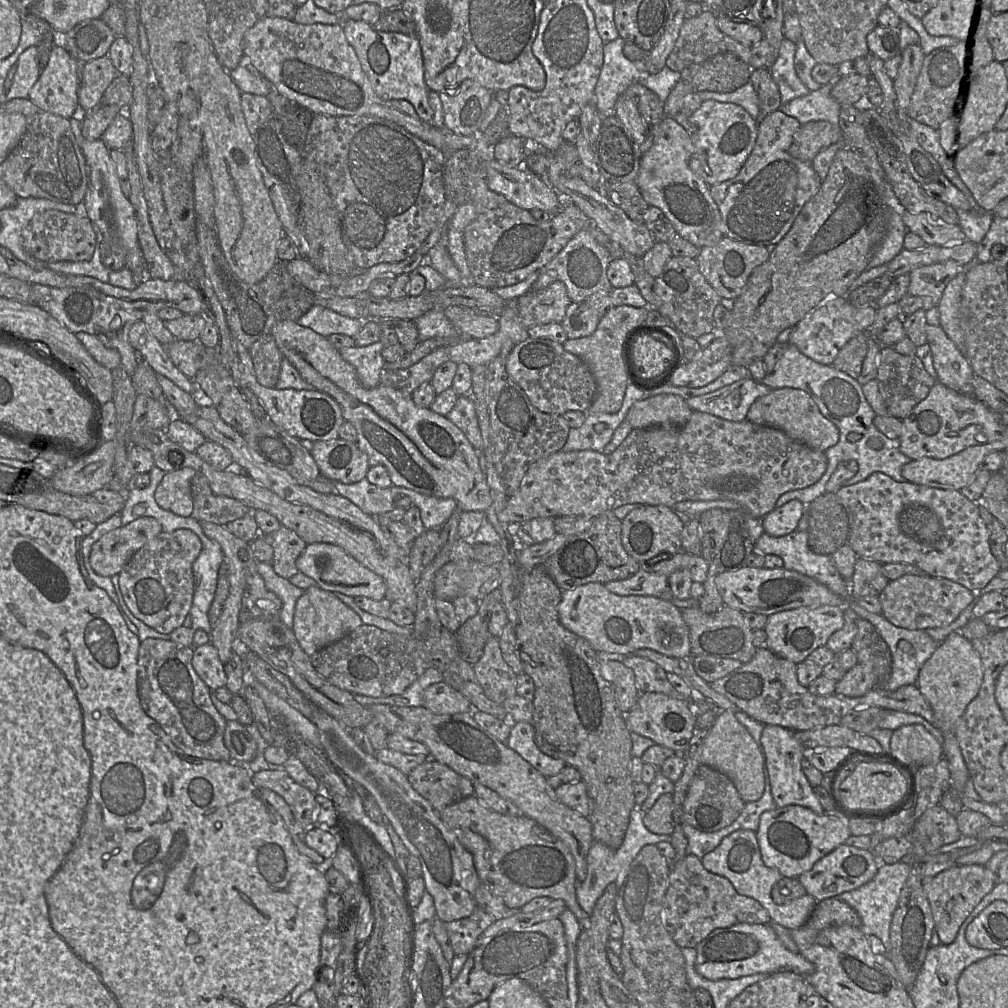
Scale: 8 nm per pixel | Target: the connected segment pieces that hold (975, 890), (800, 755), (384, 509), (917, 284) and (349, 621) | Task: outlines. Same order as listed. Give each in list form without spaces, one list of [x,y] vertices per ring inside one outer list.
[[[978,864],[956,865],[923,880],[923,889],[930,904],[934,929],[942,944],[949,945],[955,941],[962,923],[995,885],[991,872]]]
[[[765,725],[760,742],[770,778],[771,793],[777,807],[800,805],[819,815],[824,815],[826,811],[802,770],[801,762],[806,756],[807,750],[796,739],[795,731],[778,725]]]
[[[367,478],[352,484],[334,483],[338,495],[349,499],[371,516],[380,516],[395,508],[408,510],[413,505],[406,495],[407,492],[415,494],[415,491],[404,487],[393,485],[389,488],[380,488],[371,484]]]
[[[954,260],[921,266],[909,273],[908,293],[929,299],[929,306],[937,305],[948,283],[963,267]]]
[[[312,586],[298,599],[294,613],[293,632],[301,648],[308,656],[313,656],[325,646],[343,638],[363,625],[360,616],[343,603],[335,593],[321,587]]]

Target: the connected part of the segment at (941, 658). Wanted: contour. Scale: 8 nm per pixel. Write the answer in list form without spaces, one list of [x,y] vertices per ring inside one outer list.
[[[959,632],[949,634],[936,648],[920,670],[917,687],[930,704],[937,719],[937,729],[944,737],[944,758],[949,763],[951,789],[962,792],[970,779],[970,773],[963,758],[955,734],[957,721],[967,706],[979,693],[984,678],[980,656],[972,643]]]

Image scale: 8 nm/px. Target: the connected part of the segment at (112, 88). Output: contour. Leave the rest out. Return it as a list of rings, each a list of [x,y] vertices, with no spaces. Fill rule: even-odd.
[[[117,74],[97,105],[85,113],[81,131],[88,140],[101,139],[107,127],[119,113],[126,113],[132,99],[130,77]]]

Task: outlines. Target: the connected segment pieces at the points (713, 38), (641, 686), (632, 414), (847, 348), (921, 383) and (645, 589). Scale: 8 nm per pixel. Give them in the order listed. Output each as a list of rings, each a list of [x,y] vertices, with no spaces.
[[[705,8],[700,16],[683,22],[674,48],[666,60],[666,66],[673,71],[682,72],[690,65],[704,62],[724,52],[731,52],[750,65],[751,48],[721,32],[717,25],[717,16]]]
[[[634,654],[622,657],[622,662],[633,670],[636,687],[640,693],[657,692],[685,699],[674,689],[667,679],[667,673],[657,663]]]
[[[659,394],[635,402],[624,421],[633,429],[651,426],[682,427],[690,419],[693,410],[686,401],[675,394]]]
[[[862,332],[850,339],[840,350],[832,366],[857,379],[868,352],[869,332]]]
[[[882,346],[881,348],[876,380],[888,414],[900,420],[907,417],[912,409],[927,397],[937,382],[926,371],[922,361],[916,355],[900,354],[891,346]]]
[[[642,567],[635,575],[624,580],[605,583],[605,587],[620,596],[665,597],[670,591],[669,577]]]

